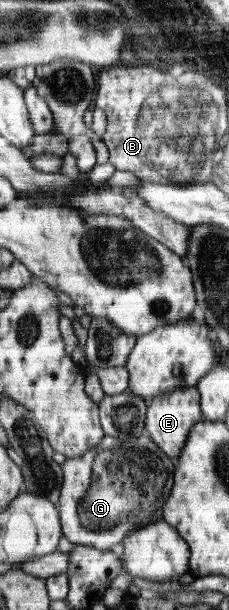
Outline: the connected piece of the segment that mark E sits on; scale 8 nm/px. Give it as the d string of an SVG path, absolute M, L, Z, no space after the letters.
M189 387L161 395L148 403L145 433L156 442L161 452L174 461L179 458L192 427L203 418L200 398L196 387Z

